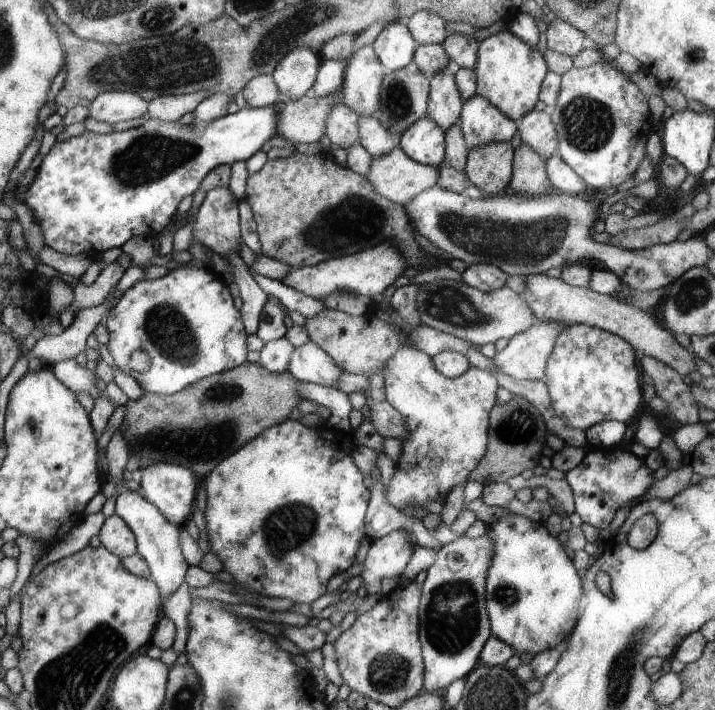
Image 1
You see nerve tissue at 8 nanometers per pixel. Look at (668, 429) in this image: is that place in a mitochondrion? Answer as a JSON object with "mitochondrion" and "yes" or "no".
{"mitochondrion":"no"}

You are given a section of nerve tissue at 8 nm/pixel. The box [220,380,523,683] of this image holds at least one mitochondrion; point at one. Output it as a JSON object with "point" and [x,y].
{"point":[451,621]}

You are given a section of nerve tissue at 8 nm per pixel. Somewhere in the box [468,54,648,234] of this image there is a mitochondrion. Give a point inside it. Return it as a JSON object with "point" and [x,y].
{"point":[587,124]}

